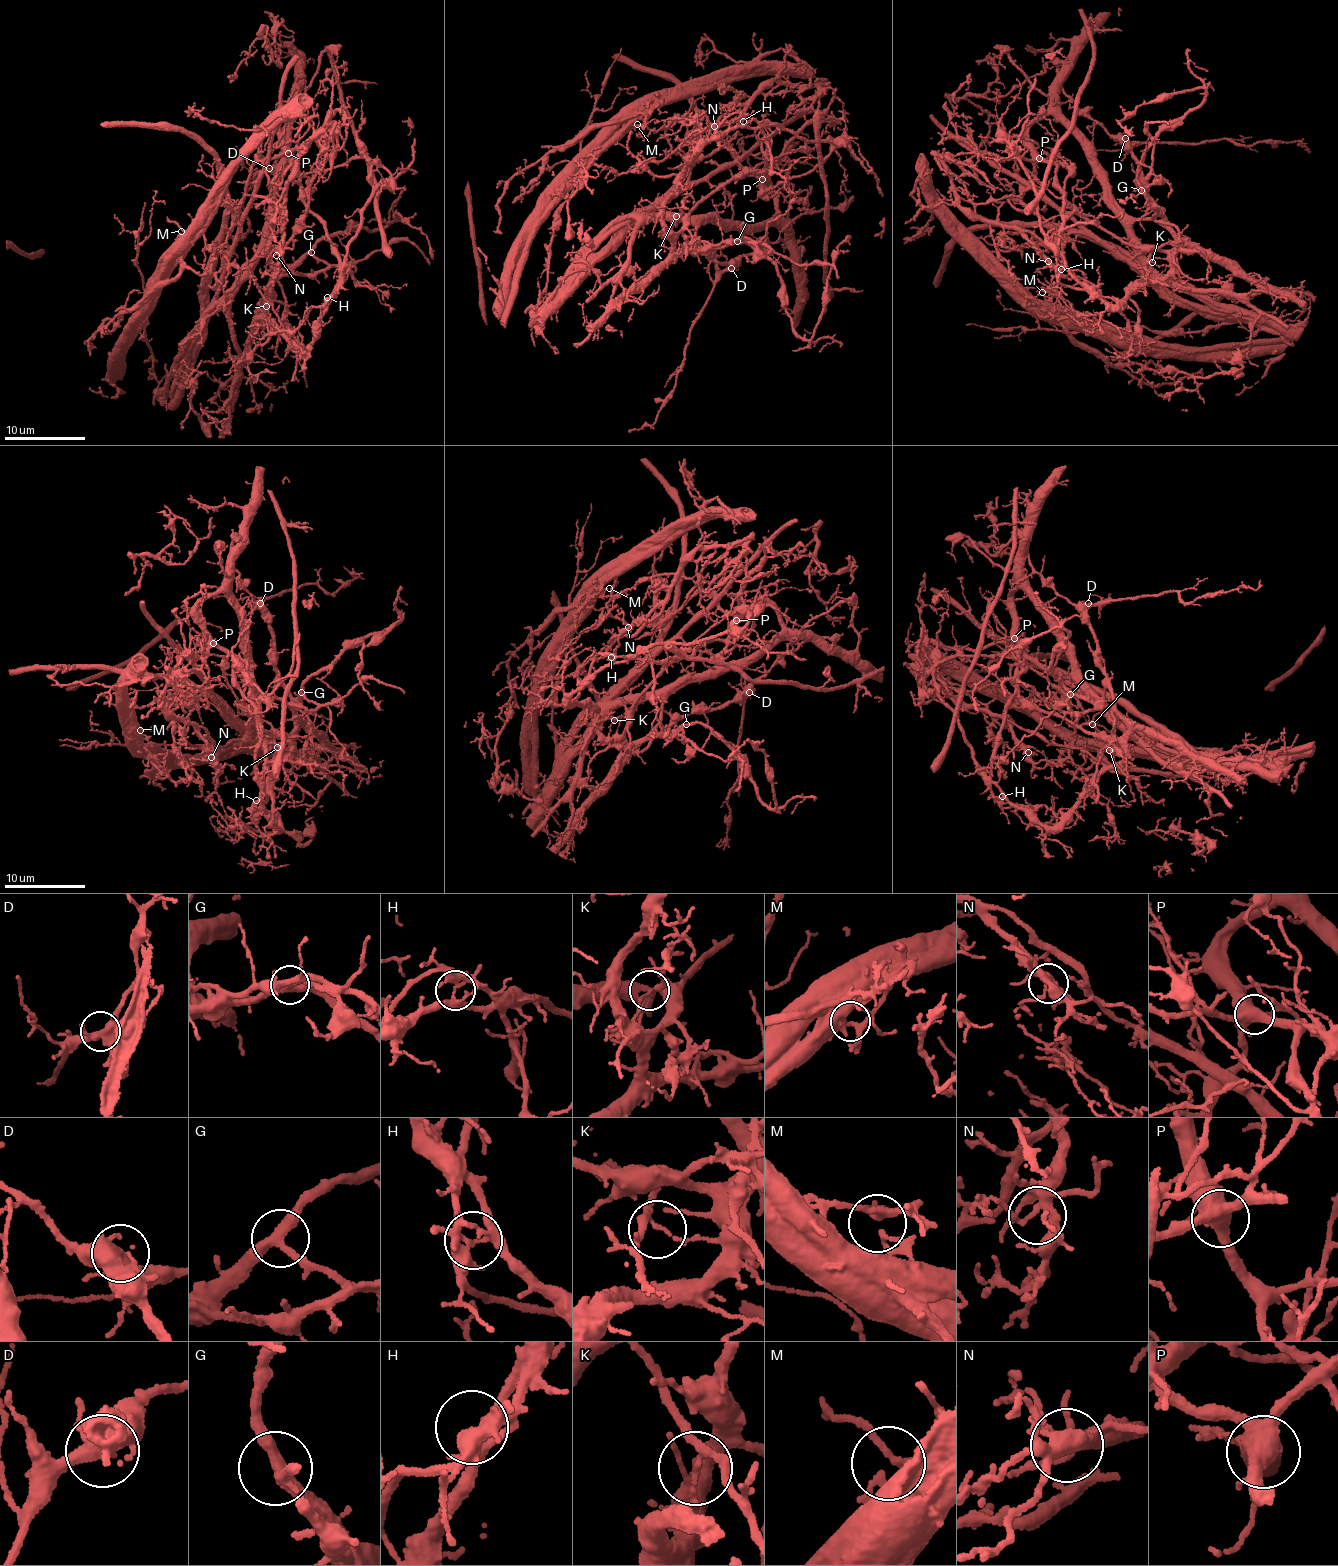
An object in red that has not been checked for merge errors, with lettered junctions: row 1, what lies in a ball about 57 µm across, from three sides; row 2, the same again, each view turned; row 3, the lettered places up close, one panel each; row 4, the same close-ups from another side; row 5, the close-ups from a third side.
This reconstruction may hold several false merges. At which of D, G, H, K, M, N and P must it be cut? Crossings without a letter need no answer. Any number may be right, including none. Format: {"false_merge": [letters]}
{"false_merge": ["H", "K", "P"]}

